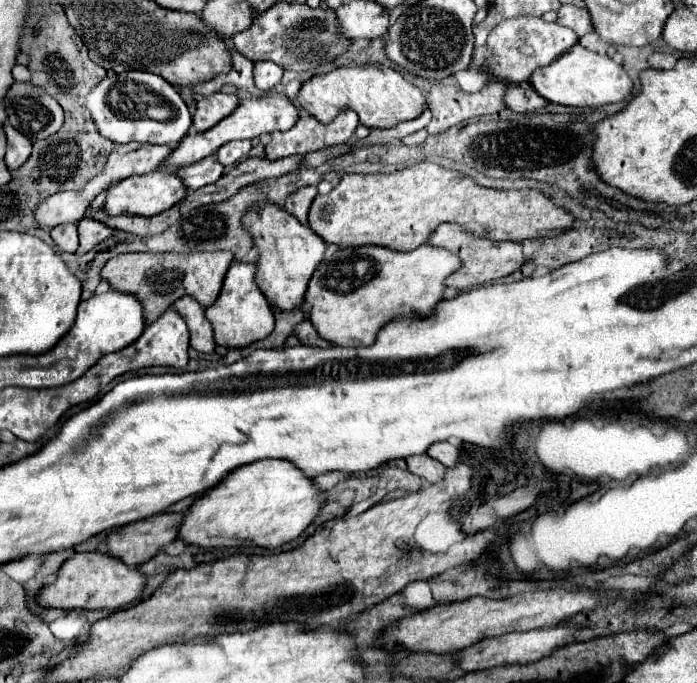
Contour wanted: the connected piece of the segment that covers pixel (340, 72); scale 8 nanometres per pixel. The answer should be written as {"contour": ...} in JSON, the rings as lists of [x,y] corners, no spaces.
{"contour":[[[342,65],[330,73],[314,75],[302,83],[296,99],[300,107],[320,123],[330,123],[338,113],[352,109],[358,113],[362,125],[374,129],[392,129],[402,121],[418,117],[426,107],[422,91],[406,81],[400,71],[386,65]]]}

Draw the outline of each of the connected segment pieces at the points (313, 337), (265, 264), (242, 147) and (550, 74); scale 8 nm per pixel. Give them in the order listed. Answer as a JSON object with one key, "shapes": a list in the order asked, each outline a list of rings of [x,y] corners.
{"shapes":[[[[304,319],[302,323],[298,323],[298,325],[294,327],[294,335],[300,339],[302,345],[308,345],[308,347],[328,347],[328,345],[330,345],[328,341],[324,341],[324,339],[316,333],[314,325],[312,325],[308,319]]],[[[268,201],[254,205],[254,209],[250,209],[242,217],[242,225],[252,235],[254,247],[258,249],[256,285],[260,287],[260,291],[274,307],[282,311],[300,307],[308,281],[326,251],[326,243],[322,241],[322,237],[318,237],[308,225],[302,225],[286,209],[280,209],[278,205],[272,205]]],[[[232,141],[228,145],[222,145],[218,151],[216,151],[216,157],[222,165],[236,165],[238,161],[242,161],[244,157],[248,157],[248,151],[250,151],[252,143],[250,141]]],[[[574,45],[568,53],[558,57],[546,67],[538,67],[530,75],[530,85],[550,103],[572,107],[602,107],[608,103],[624,101],[632,91],[632,81],[624,67],[606,55],[598,55],[580,45]]]]}

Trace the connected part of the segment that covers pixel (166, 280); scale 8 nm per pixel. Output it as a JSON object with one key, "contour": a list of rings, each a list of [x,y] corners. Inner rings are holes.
{"contour":[[[212,251],[212,253],[128,253],[116,255],[106,261],[100,277],[110,283],[110,287],[118,293],[130,293],[138,297],[144,307],[146,325],[154,323],[176,299],[190,295],[202,307],[210,307],[220,289],[224,275],[232,263],[232,253],[228,251]]]}

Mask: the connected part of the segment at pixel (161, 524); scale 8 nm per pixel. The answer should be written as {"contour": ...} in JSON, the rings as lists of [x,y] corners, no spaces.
{"contour":[[[158,513],[124,525],[108,533],[106,551],[122,563],[136,567],[176,539],[180,521],[182,513]]]}

